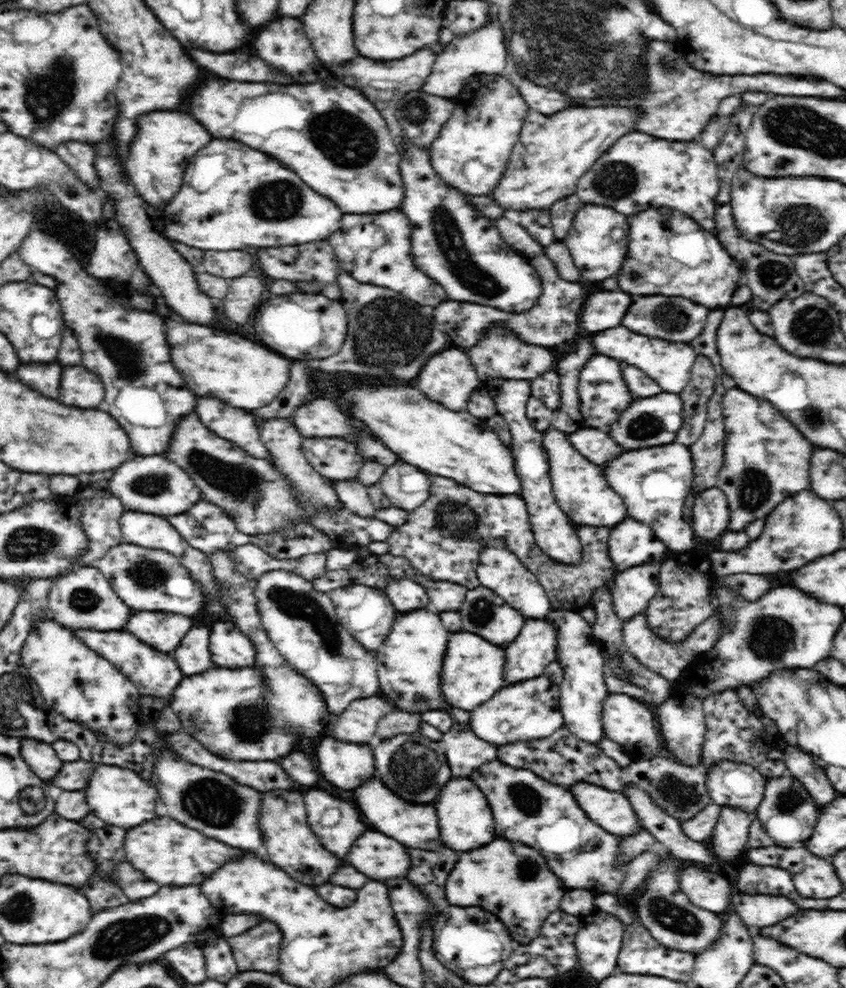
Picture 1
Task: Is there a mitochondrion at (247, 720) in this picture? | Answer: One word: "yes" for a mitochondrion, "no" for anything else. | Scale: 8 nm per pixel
yes

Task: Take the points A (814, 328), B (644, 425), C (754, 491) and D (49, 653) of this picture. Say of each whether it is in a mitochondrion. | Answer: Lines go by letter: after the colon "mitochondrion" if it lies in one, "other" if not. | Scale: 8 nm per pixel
A: mitochondrion
B: mitochondrion
C: mitochondrion
D: other

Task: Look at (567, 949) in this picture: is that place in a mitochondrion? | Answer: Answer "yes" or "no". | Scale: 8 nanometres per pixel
no

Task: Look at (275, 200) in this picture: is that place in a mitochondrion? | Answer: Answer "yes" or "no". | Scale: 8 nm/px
yes

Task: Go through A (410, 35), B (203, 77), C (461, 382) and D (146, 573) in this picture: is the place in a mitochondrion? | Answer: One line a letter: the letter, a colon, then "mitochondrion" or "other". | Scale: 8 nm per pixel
A: mitochondrion
B: other
C: mitochondrion
D: mitochondrion

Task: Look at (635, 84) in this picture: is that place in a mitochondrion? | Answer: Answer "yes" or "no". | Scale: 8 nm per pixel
yes

